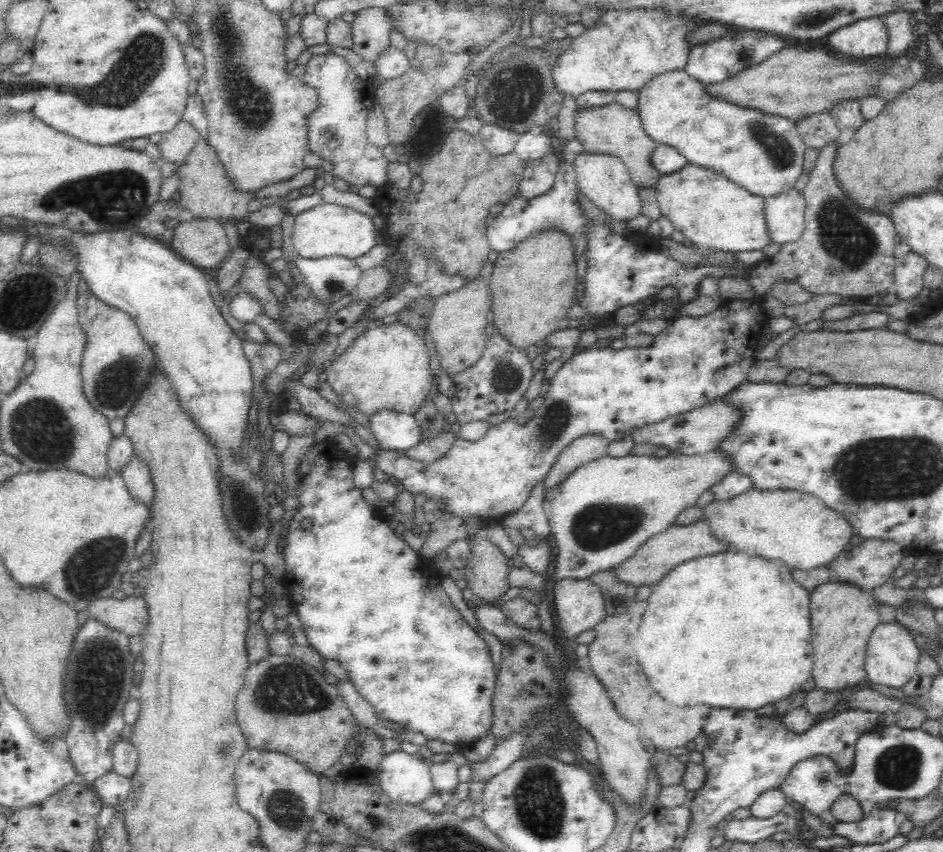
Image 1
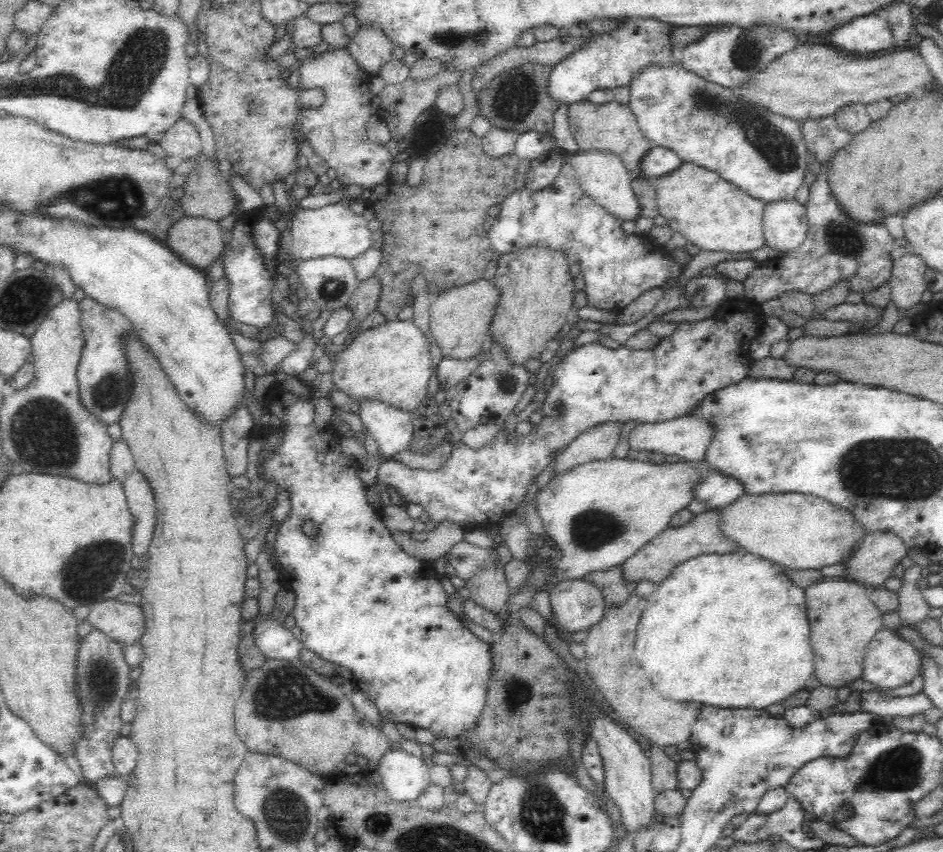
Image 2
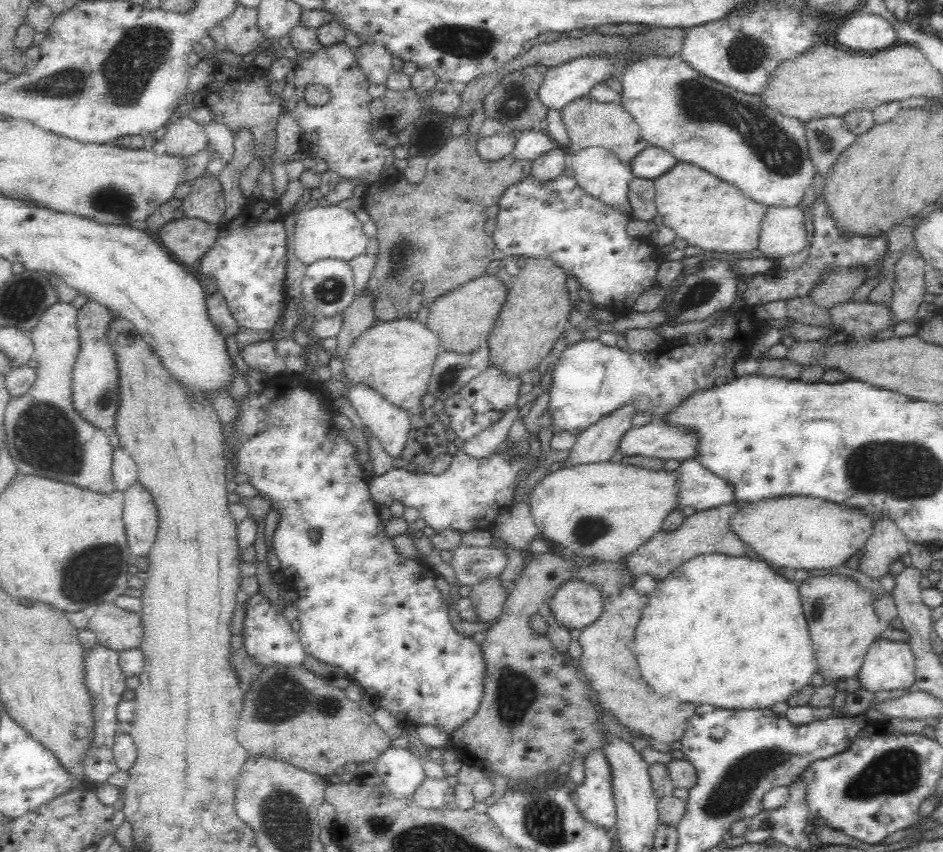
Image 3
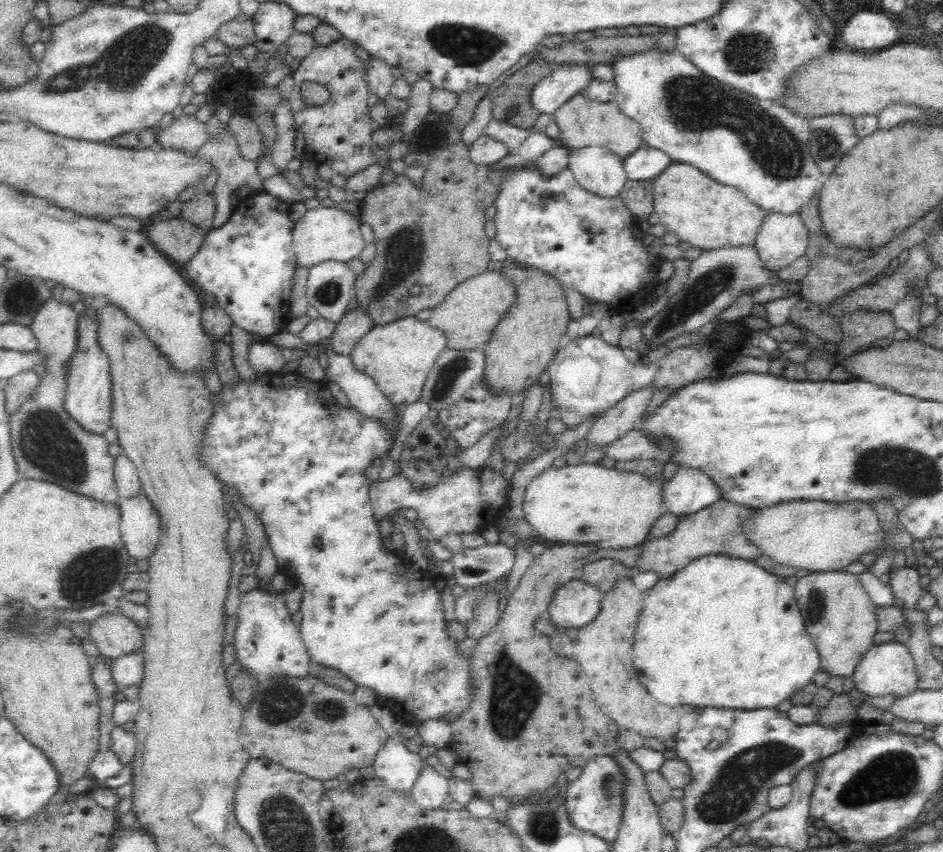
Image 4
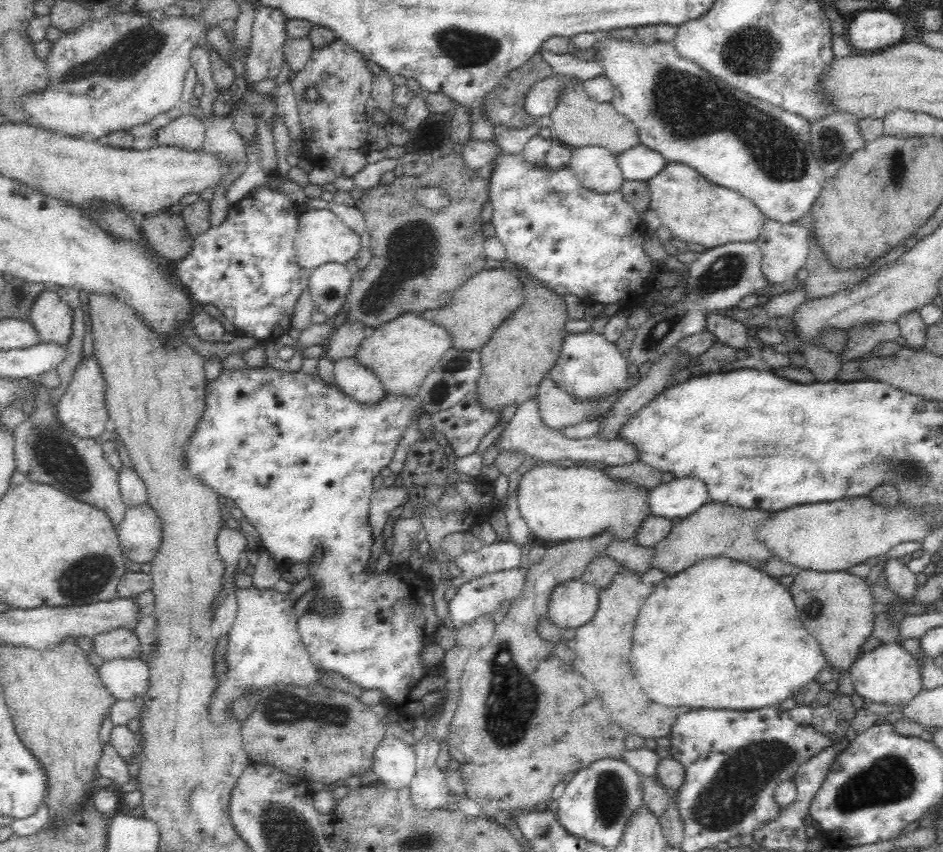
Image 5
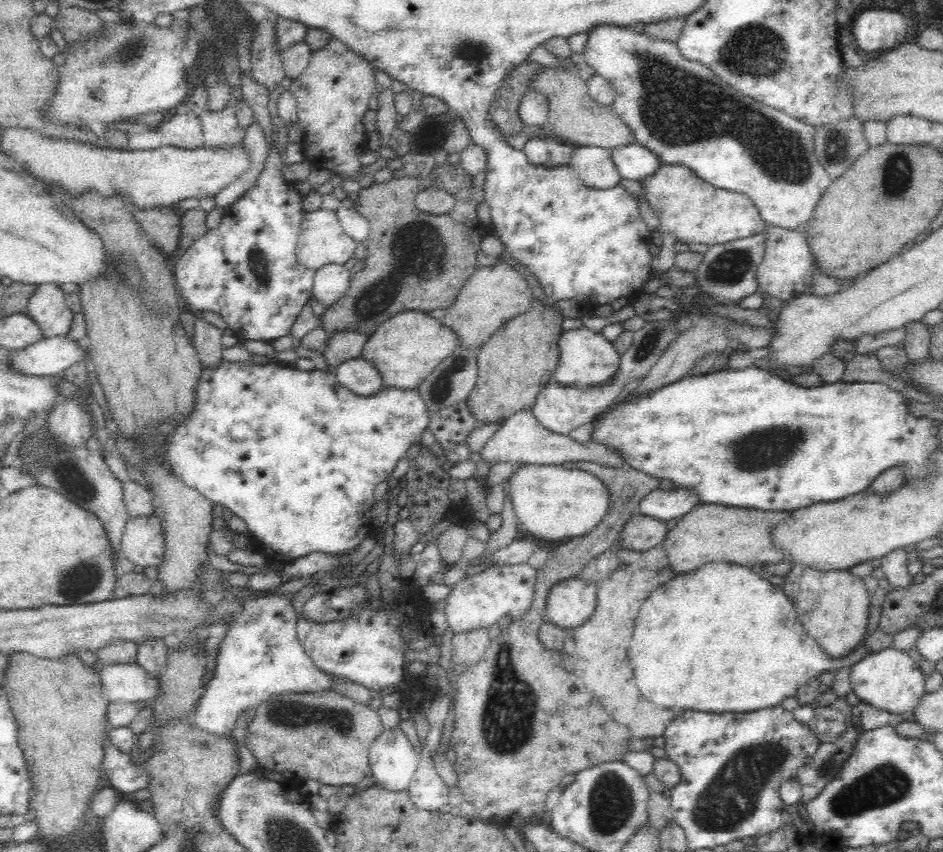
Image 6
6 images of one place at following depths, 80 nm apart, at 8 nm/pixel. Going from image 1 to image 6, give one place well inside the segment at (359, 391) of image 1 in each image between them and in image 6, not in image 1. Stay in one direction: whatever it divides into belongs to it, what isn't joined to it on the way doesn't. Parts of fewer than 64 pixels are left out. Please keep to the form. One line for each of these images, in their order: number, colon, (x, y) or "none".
2: (391, 362)
3: (396, 359)
4: (399, 355)
5: (401, 352)
6: (406, 348)

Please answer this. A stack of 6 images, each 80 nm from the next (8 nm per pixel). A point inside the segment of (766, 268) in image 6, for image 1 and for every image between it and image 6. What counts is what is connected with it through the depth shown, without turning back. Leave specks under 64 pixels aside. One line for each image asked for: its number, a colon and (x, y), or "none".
1: (784, 214)
2: (785, 225)
3: (783, 232)
4: (782, 240)
5: (785, 247)

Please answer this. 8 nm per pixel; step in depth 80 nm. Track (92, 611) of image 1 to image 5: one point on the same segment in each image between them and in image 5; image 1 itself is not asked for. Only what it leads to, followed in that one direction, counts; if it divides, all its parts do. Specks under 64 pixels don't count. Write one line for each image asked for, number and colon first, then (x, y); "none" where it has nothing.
2: (124, 623)
3: (116, 628)
4: (116, 635)
5: (119, 643)

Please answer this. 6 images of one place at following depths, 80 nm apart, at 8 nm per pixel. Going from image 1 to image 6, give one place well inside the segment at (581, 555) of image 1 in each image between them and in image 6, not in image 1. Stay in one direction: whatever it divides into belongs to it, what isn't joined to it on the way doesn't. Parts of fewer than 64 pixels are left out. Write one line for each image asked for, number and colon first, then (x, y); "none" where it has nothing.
2: (599, 513)
3: (607, 510)
4: (585, 503)
5: (557, 503)
6: (550, 502)

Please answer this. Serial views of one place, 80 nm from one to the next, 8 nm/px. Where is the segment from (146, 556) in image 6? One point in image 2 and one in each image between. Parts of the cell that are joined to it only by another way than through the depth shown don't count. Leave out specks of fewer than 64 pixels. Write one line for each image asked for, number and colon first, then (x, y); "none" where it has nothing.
2: (140, 498)
3: (140, 516)
4: (140, 527)
5: (140, 533)

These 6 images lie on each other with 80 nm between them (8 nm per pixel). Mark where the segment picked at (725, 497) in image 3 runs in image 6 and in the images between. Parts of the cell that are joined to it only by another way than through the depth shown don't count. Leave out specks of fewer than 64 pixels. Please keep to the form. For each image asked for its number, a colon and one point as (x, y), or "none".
4: (690, 490)
5: (675, 499)
6: (663, 505)

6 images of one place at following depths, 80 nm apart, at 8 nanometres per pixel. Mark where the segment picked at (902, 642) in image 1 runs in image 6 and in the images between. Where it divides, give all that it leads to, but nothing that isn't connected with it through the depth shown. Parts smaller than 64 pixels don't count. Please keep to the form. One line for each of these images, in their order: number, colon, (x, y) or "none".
2: (890, 662)
3: (888, 666)
4: (888, 669)
5: (888, 675)
6: (889, 680)

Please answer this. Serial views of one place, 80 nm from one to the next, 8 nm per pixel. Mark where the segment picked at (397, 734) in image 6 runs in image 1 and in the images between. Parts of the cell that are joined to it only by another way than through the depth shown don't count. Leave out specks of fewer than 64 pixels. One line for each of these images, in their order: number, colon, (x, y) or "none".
1: (404, 778)
2: (405, 776)
3: (401, 772)
4: (398, 767)
5: (394, 762)

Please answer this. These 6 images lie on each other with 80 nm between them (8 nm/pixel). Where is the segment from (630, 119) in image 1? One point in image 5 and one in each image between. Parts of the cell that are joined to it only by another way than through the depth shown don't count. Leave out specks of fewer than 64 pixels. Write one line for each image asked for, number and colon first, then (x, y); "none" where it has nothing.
2: (612, 126)
3: (589, 123)
4: (583, 121)
5: (578, 120)

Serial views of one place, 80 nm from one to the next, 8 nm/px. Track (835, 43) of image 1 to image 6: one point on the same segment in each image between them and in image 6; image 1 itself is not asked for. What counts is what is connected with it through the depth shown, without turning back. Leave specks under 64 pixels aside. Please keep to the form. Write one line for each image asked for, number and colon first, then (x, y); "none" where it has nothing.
2: (872, 32)
3: (861, 31)
4: (867, 29)
5: (878, 28)
6: (873, 29)

